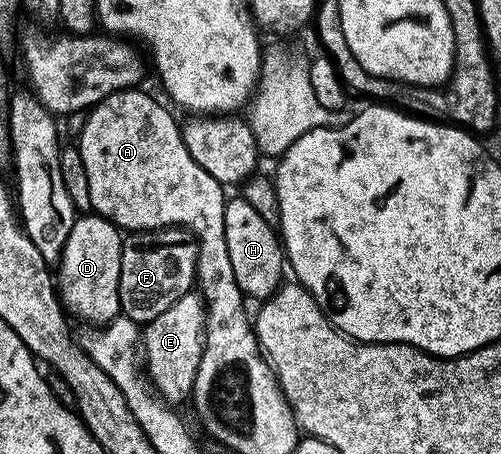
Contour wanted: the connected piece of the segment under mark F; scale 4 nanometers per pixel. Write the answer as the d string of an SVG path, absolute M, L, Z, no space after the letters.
M183 226L129 233L121 248L120 314L137 324L147 324L154 316L162 316L170 304L182 300L193 289L199 251L196 237Z

